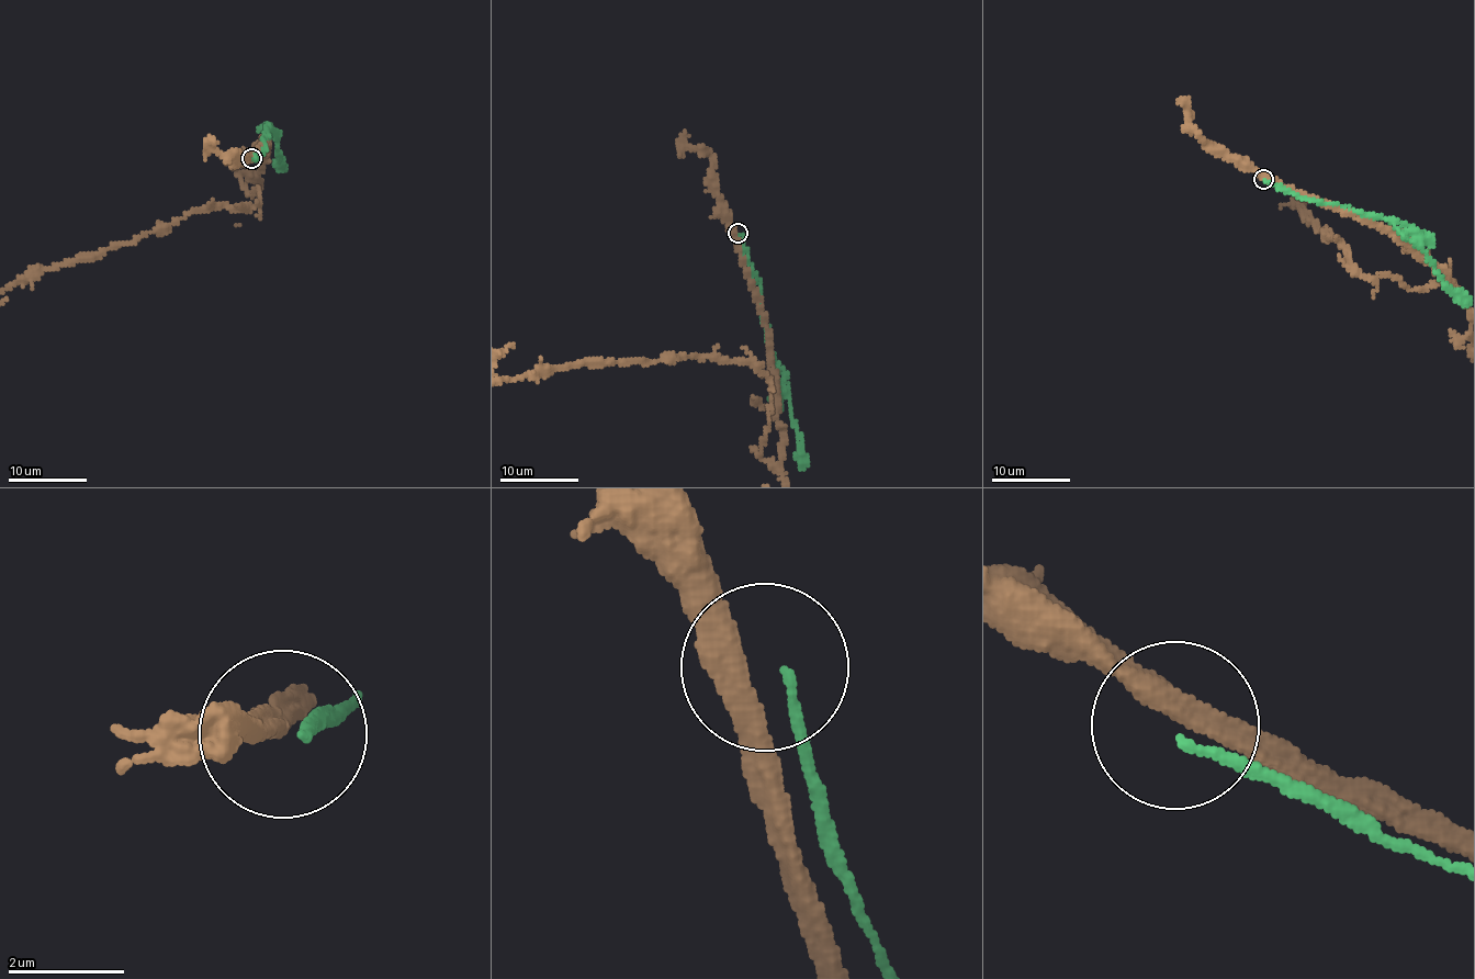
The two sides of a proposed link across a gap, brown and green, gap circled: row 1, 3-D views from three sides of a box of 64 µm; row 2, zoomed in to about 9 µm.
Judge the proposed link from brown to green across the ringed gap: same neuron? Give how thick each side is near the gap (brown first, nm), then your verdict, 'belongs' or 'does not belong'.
440/150 nm | does not belong

